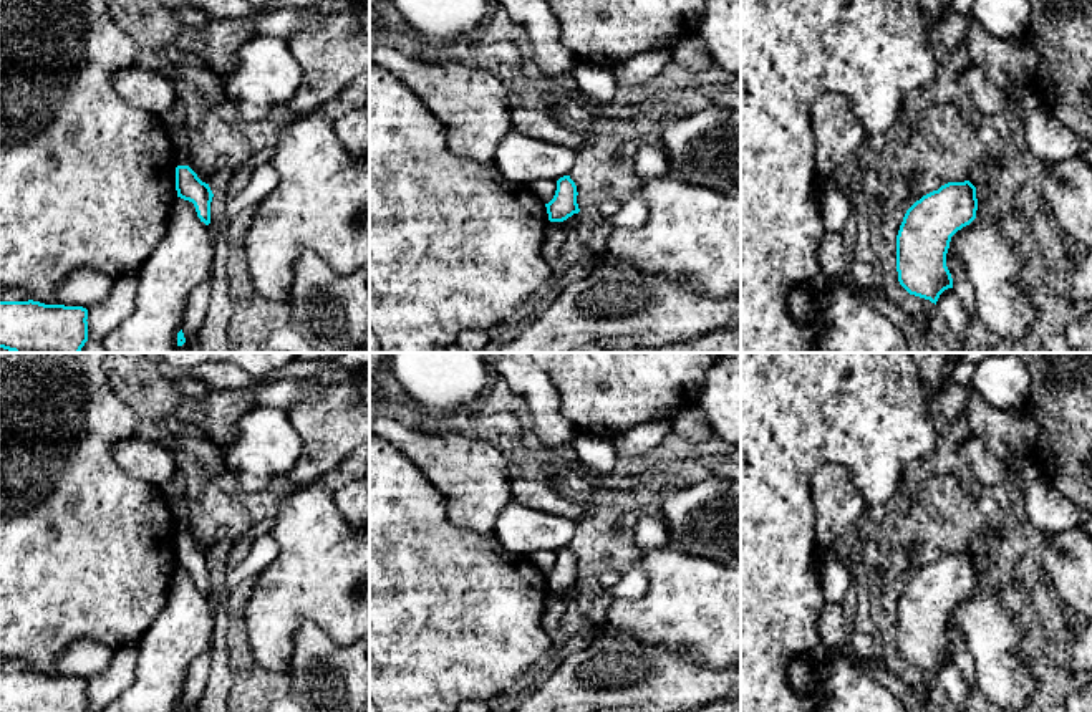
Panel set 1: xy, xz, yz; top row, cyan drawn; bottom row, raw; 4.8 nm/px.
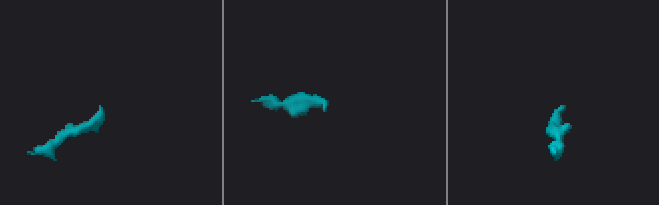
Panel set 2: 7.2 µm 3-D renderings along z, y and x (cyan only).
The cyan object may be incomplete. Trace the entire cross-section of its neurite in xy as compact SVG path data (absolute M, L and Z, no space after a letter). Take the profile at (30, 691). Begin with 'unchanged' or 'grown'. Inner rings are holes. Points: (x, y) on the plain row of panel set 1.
unchanged | M0 672L0 712L88 712L88 681L40 672Z

